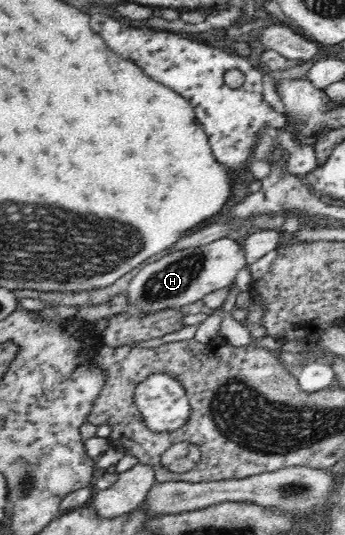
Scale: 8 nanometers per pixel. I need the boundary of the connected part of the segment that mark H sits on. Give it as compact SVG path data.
M228 236L195 247L173 252L167 250L148 264L140 266L139 272L133 276L126 290L130 302L126 312L147 314L163 308L180 308L185 304L193 304L201 301L210 292L231 284L239 271L248 267L242 243Z

